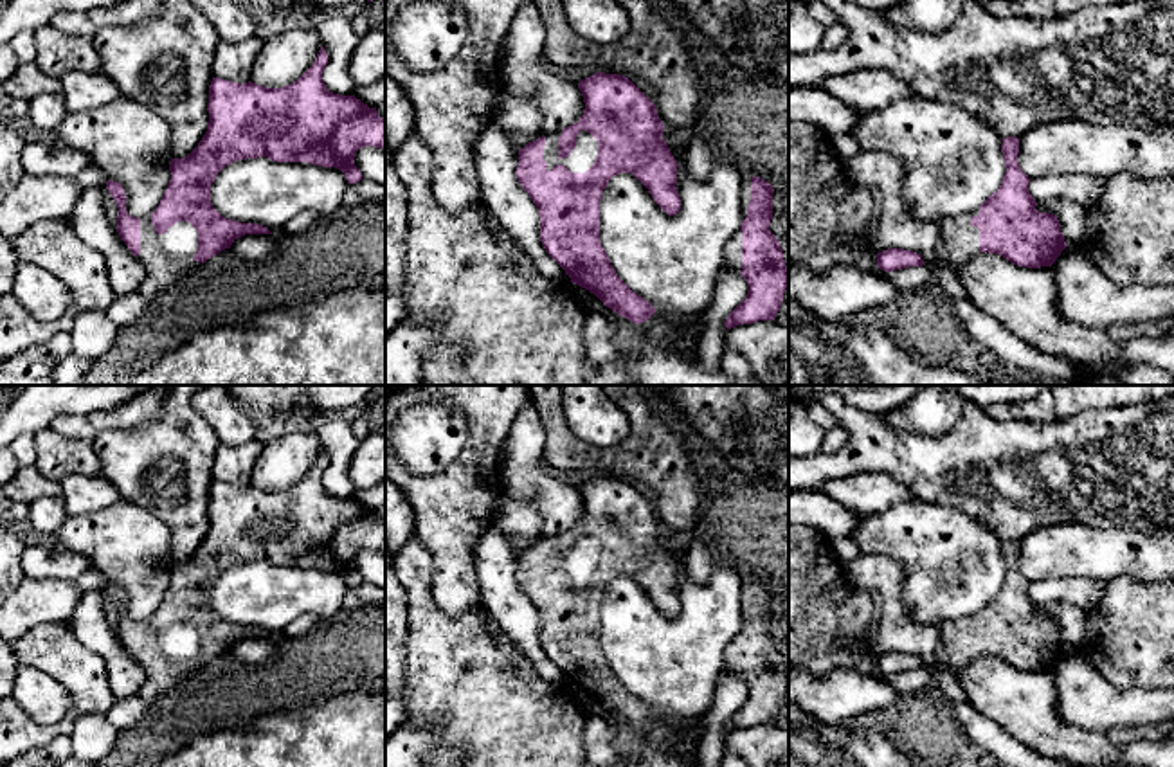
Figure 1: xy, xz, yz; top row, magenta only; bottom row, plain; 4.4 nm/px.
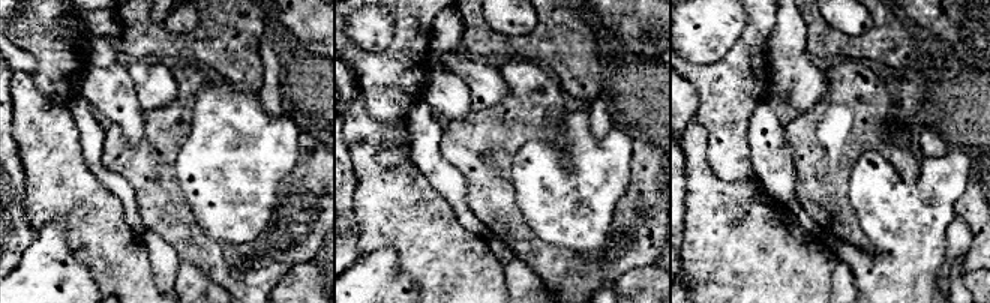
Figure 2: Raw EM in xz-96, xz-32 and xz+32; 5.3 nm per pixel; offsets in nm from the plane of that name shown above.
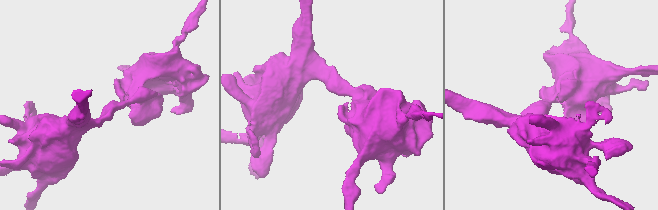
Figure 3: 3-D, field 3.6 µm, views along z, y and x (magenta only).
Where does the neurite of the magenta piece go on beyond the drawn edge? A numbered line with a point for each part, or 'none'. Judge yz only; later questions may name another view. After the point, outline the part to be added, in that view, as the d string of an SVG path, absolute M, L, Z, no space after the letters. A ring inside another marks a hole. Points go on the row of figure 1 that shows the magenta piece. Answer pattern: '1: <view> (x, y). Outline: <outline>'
1: yz (960, 242). Outline: M974 209L938 223L944 248L940 284L949 297L967 297L956 272L980 252L980 229L971 225L971 218L978 216L978 212L980 209Z

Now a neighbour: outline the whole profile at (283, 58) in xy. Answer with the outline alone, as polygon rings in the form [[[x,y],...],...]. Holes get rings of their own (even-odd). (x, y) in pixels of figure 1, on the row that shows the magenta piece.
[[[312,23],[286,29],[265,40],[254,59],[250,81],[283,88],[297,81],[317,59],[321,40]]]

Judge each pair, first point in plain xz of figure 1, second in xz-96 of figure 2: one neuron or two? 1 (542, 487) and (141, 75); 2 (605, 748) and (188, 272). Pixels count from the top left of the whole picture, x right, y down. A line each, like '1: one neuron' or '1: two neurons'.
1: one neuron
2: one neuron

